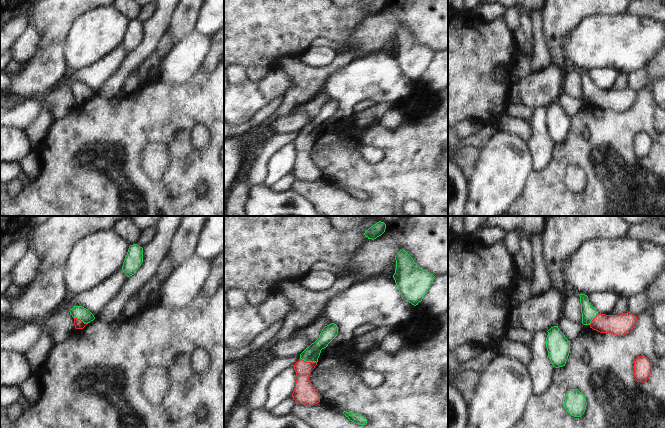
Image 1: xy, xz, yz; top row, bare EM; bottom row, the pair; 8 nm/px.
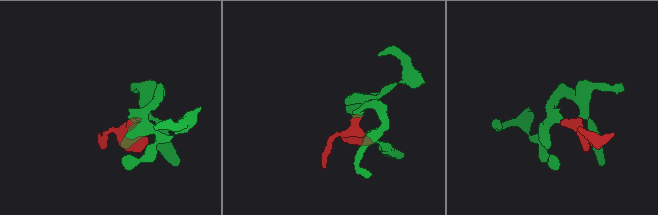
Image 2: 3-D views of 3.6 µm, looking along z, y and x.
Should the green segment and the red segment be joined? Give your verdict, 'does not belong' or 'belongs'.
belongs

